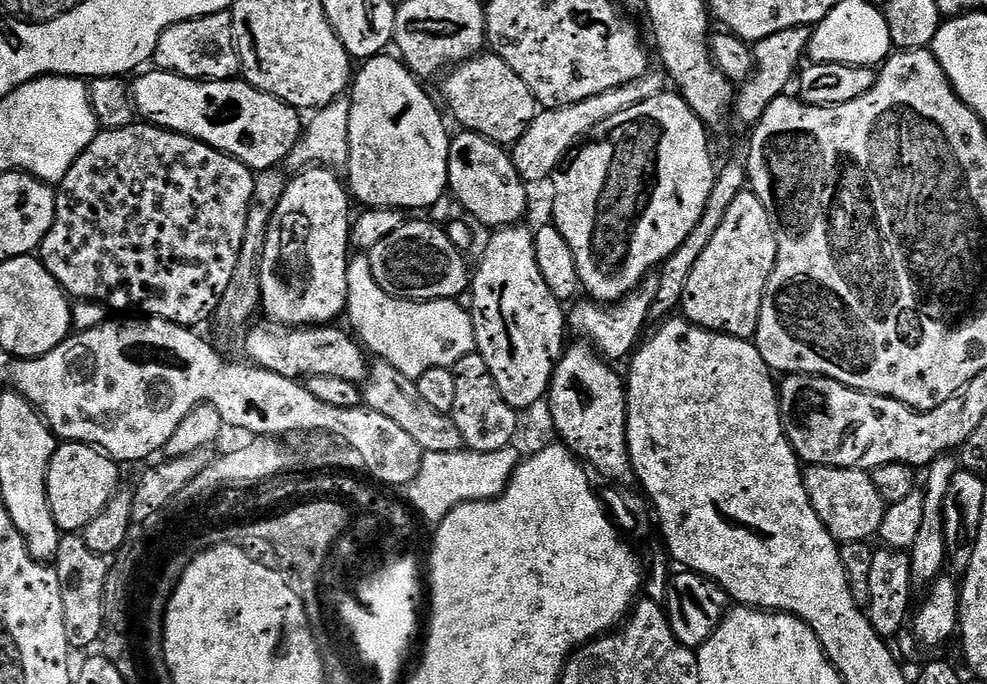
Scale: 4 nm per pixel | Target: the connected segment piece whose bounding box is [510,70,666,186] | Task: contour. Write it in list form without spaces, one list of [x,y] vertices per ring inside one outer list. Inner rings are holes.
[[[649,71],[647,76],[636,80],[635,84],[620,86],[607,91],[606,94],[596,94],[594,98],[586,98],[586,102],[574,102],[565,108],[549,108],[541,111],[526,130],[526,134],[522,134],[520,141],[511,145],[510,155],[518,174],[532,186],[535,186],[539,180],[547,181],[552,173],[565,163],[569,153],[581,141],[591,136],[592,131],[602,122],[614,118],[614,114],[622,114],[622,110],[630,110],[630,106],[638,106],[654,98],[659,92],[665,91],[665,77],[657,72]]]

